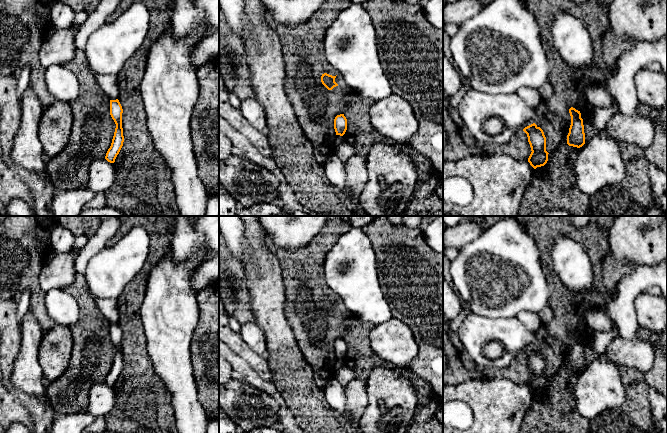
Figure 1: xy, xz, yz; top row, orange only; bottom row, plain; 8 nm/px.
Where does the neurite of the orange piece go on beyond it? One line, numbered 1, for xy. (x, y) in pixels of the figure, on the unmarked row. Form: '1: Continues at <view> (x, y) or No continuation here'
1: No continuation here

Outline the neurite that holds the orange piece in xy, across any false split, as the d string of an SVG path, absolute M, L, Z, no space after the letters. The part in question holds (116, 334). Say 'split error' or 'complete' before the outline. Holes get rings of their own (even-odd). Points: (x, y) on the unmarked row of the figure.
complete; M118 323L110 324L110 339L116 348L111 370L108 373L105 380L105 383L110 387L115 386L115 383L119 378L124 366L123 352L122 352L122 337L123 333L119 324Z

